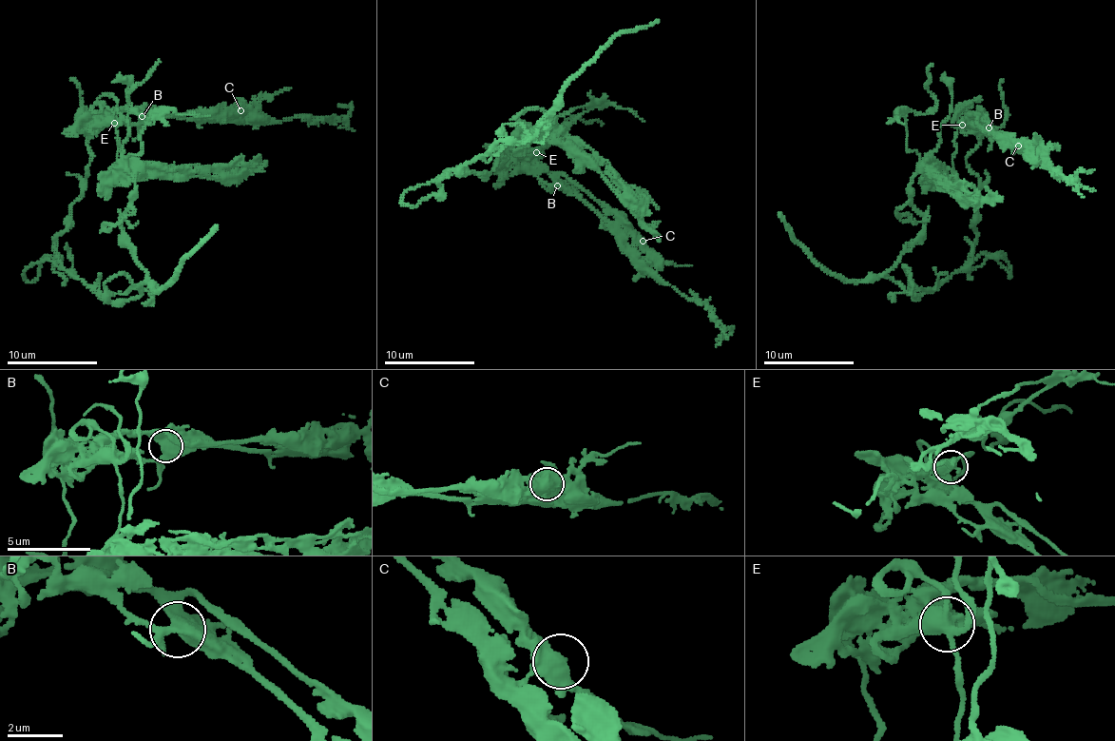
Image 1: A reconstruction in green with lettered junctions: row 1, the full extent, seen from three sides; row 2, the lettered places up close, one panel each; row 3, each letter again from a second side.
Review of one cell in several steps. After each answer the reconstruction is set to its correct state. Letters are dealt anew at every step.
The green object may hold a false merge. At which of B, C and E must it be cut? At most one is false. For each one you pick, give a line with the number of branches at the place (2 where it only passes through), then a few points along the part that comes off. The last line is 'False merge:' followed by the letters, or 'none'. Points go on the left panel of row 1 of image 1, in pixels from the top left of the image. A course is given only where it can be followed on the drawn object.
False merge: none

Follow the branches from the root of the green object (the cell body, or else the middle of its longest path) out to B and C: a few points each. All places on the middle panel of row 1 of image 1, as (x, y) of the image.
B: (532, 150), (535, 153), (539, 148), (530, 157), (531, 161), (545, 170), (557, 185)
C: (532, 150), (535, 153), (539, 148), (531, 156), (550, 172), (564, 172), (597, 200), (615, 209), (643, 241)

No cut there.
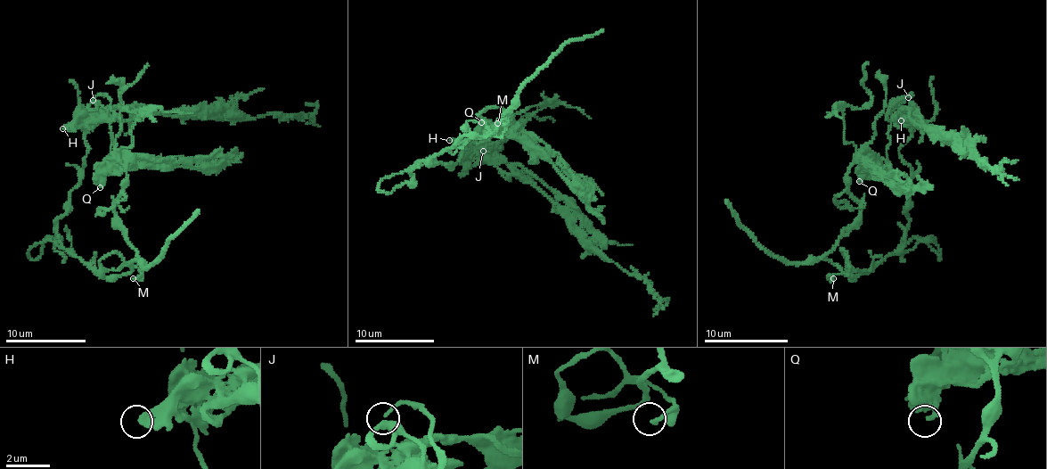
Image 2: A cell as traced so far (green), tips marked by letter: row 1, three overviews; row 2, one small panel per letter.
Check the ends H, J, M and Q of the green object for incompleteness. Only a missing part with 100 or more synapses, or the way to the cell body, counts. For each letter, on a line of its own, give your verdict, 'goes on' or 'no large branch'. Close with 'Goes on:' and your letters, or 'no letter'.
H: no large branch
J: no large branch
M: no large branch
Q: no large branch
Goes on: no letter

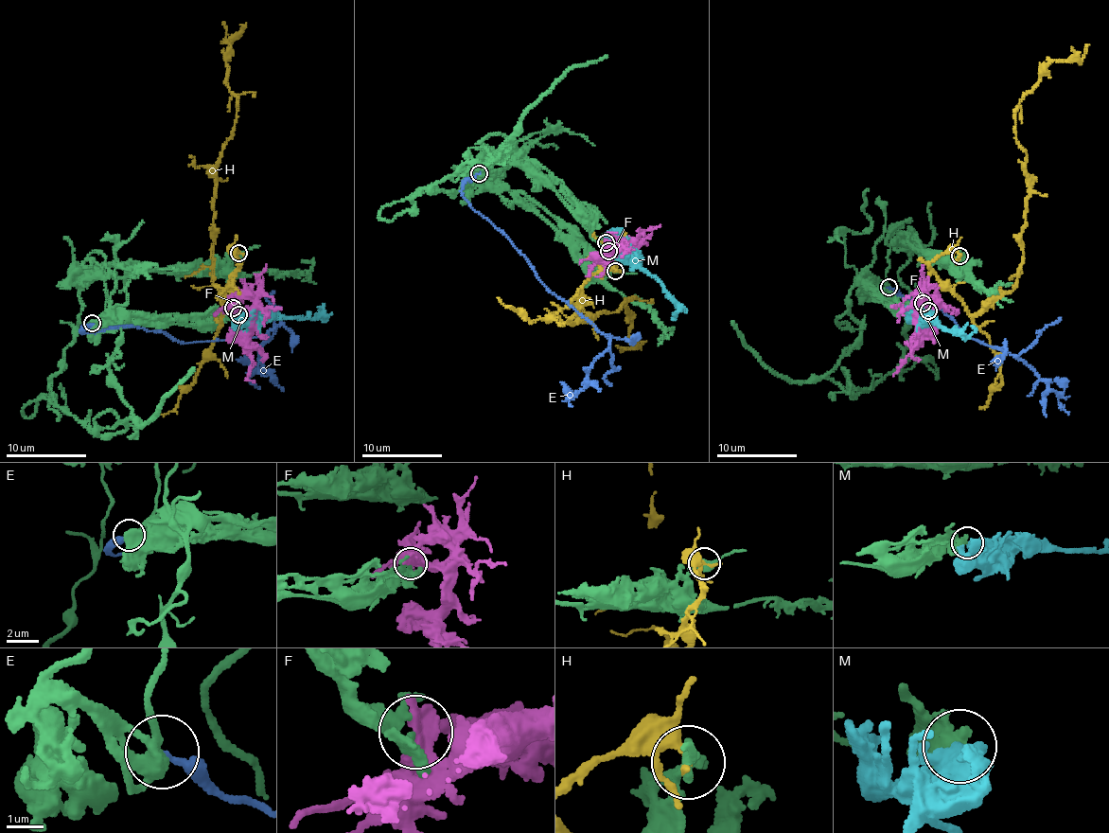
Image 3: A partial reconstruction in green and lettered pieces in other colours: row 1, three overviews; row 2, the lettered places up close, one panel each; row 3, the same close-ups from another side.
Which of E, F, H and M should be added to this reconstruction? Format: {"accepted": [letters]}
{"accepted": ["M"]}

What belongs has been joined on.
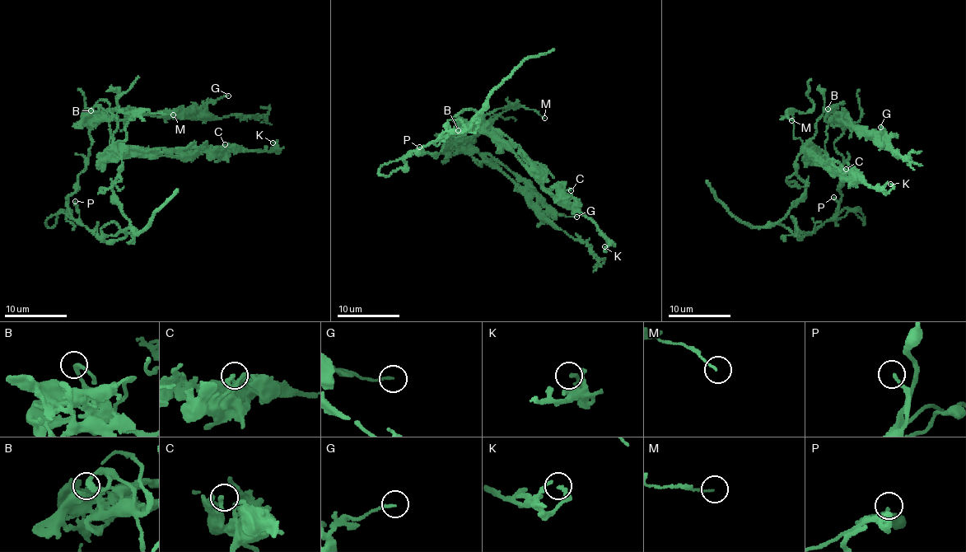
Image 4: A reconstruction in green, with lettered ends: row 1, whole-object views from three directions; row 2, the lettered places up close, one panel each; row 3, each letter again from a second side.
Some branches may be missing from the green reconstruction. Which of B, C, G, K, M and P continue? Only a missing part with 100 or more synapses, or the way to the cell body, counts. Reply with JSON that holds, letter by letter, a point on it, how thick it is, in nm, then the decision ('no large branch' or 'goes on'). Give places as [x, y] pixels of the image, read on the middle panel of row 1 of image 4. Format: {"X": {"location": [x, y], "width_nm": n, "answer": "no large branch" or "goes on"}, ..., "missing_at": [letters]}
{"B": {"location": [458, 130], "width_nm": 200, "answer": "no large branch"}, "C": {"location": [571, 190], "width_nm": 200, "answer": "no large branch"}, "G": {"location": [576, 217], "width_nm": 130, "answer": "no large branch"}, "K": {"location": [604, 246], "width_nm": 200, "answer": "no large branch"}, "M": {"location": [544, 118], "width_nm": 100, "answer": "no large branch"}, "P": {"location": [419, 147], "width_nm": 180, "answer": "no large branch"}, "missing_at": []}

